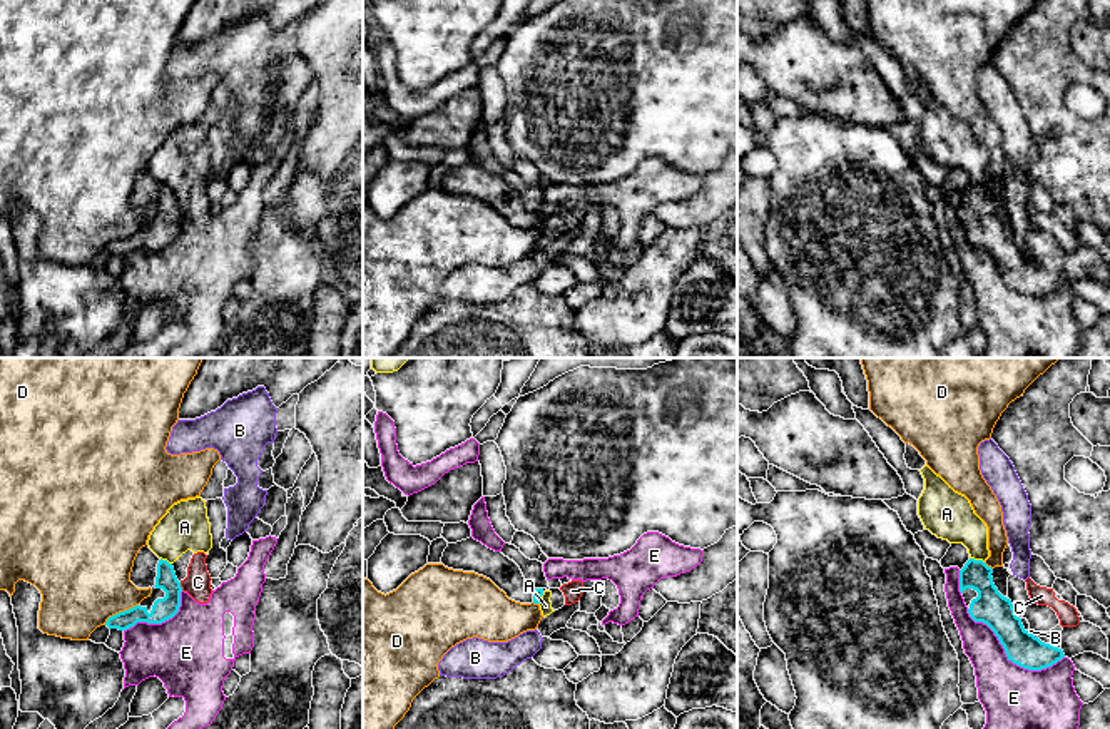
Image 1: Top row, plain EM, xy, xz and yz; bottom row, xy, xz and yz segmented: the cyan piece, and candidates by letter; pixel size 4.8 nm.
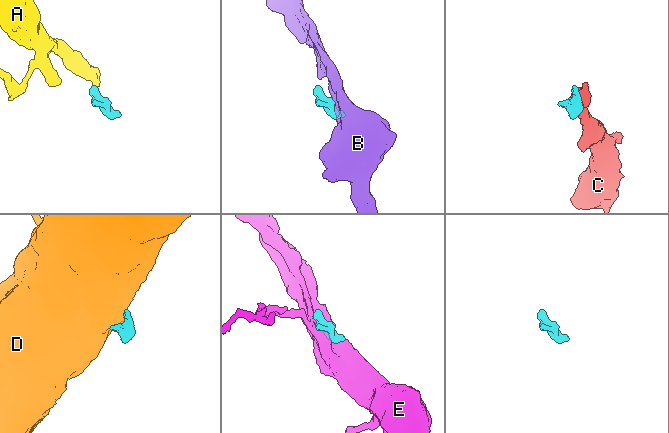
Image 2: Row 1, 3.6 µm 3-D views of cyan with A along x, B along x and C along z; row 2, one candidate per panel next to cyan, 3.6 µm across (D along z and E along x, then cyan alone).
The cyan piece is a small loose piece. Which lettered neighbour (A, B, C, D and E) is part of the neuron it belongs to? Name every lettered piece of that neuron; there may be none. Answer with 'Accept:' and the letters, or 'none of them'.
Accept: none of them

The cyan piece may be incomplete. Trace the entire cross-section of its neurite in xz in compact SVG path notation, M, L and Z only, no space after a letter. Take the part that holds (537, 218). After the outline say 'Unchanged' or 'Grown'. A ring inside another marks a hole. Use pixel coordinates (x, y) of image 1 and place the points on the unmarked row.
M473 162L448 169L441 189L453 196L475 197L490 204L508 224L520 229L540 229L543 214L532 214L520 192L505 182L475 166Z. Grown

